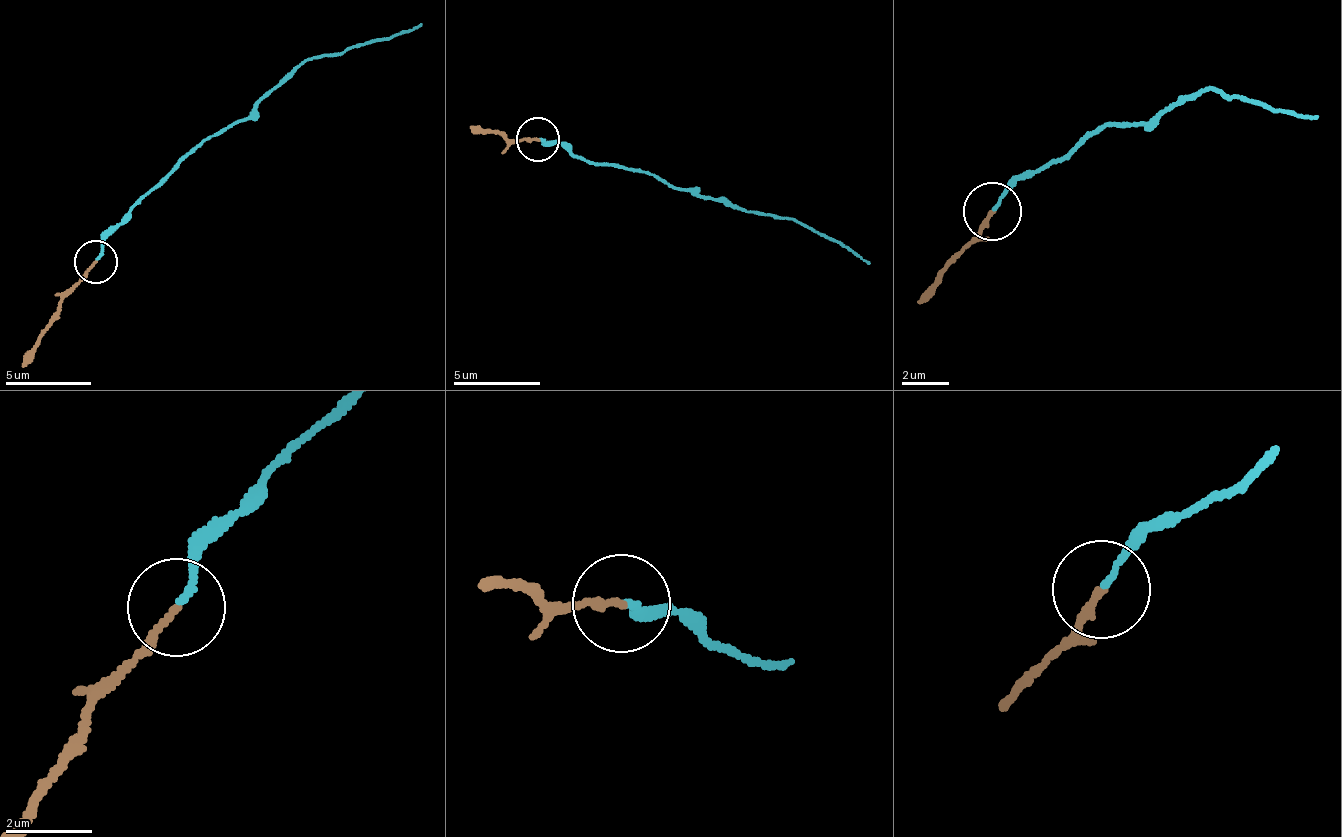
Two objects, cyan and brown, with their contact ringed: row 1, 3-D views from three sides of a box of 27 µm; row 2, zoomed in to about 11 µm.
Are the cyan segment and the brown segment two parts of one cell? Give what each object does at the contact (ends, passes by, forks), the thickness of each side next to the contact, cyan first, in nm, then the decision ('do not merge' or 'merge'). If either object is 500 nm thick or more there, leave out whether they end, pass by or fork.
cyan ends | brown ends | 130/160 nm | do not merge

